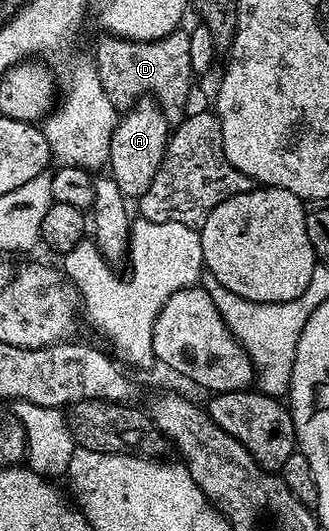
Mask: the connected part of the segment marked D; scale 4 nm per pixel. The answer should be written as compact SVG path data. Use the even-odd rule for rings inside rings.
M178 28L155 42L135 42L113 35L104 35L98 42L93 59L96 72L107 92L107 100L119 112L124 112L134 102L148 96L160 106L170 124L181 121L189 102L189 89L195 75L191 68L191 42L186 29Z

